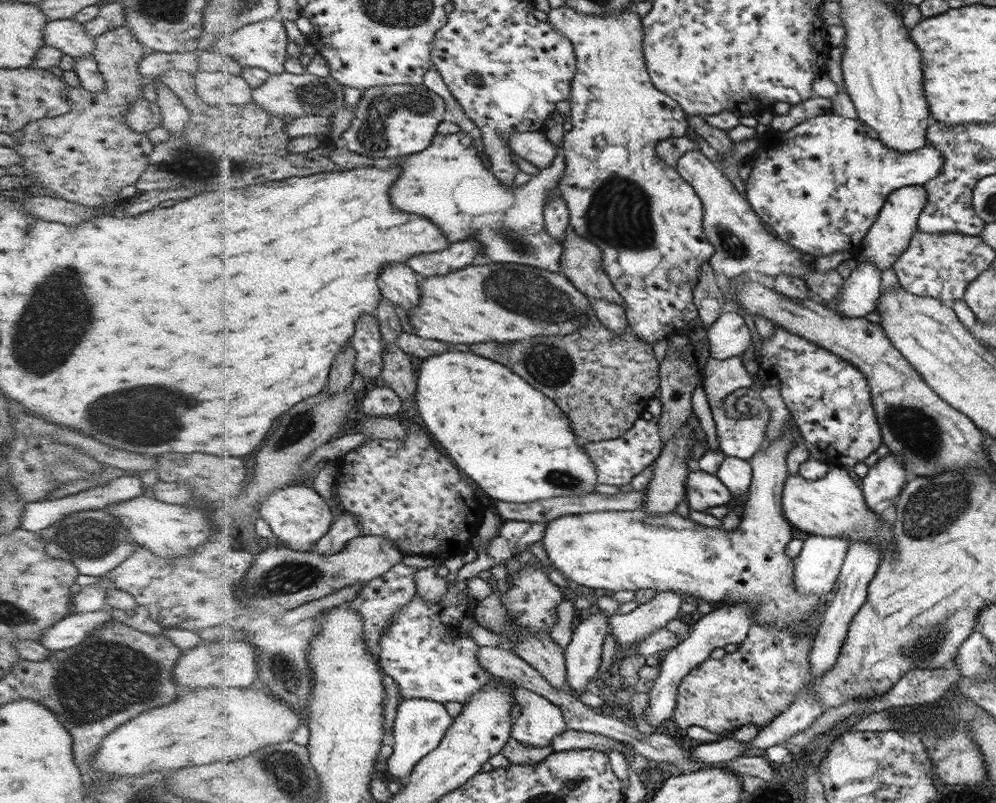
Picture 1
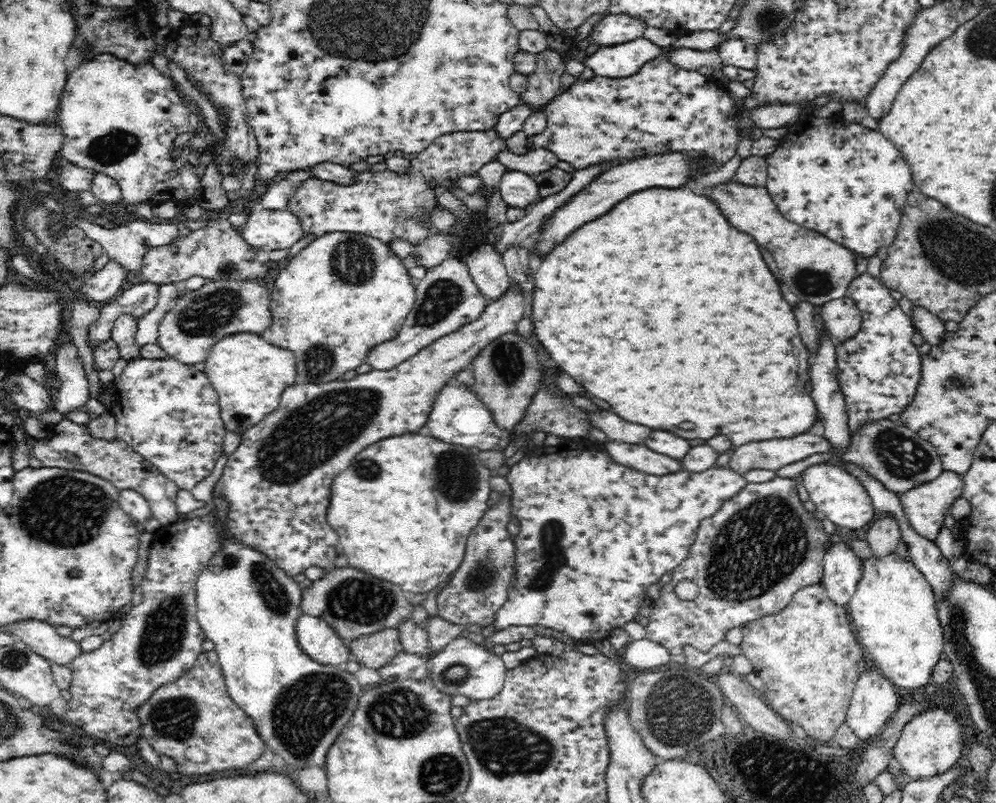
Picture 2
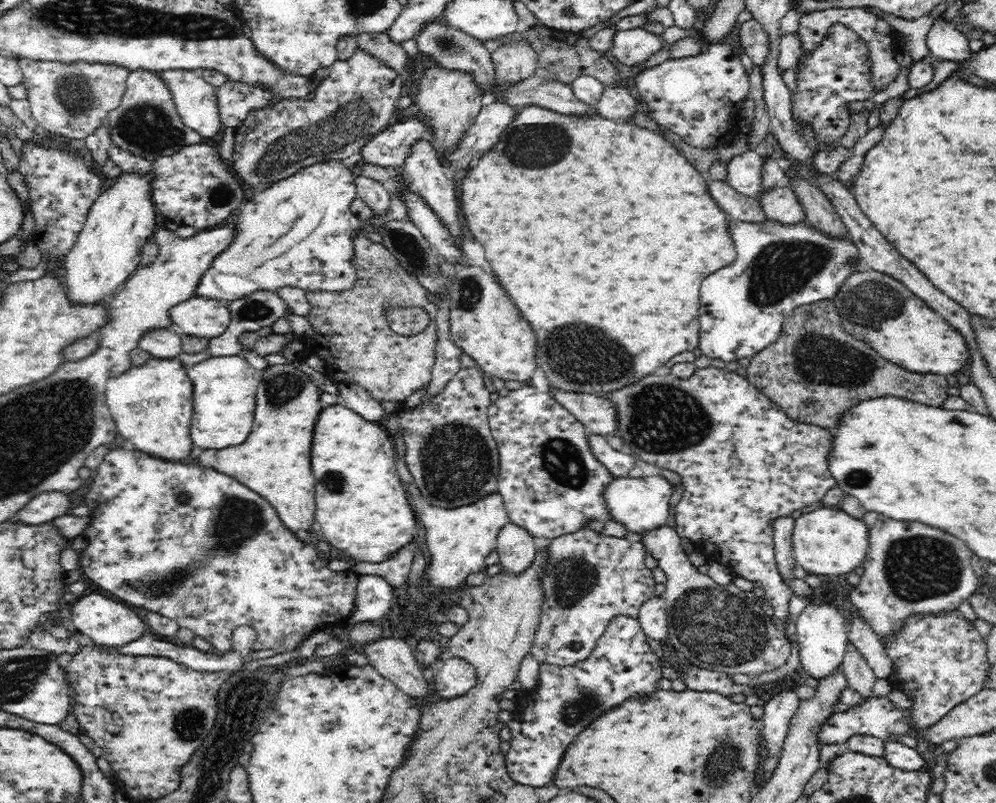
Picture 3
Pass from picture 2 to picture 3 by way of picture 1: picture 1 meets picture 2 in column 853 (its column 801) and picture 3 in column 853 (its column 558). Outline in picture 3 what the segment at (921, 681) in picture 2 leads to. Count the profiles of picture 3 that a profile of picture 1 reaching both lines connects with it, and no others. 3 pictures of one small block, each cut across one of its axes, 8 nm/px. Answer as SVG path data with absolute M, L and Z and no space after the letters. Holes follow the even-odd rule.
M823 506L800 515L795 520L791 542L797 564L808 573L819 576L840 576L862 565L868 549L868 525L842 510Z

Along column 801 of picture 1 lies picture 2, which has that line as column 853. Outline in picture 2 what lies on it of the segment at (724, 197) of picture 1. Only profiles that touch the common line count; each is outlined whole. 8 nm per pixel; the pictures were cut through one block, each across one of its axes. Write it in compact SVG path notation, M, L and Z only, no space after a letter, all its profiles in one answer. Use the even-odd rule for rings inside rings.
M740 181L720 183L720 186L712 188L710 198L718 204L720 212L736 230L754 236L756 242L772 254L780 280L800 301L823 305L829 300L846 296L849 284L856 276L855 252L818 232L789 221L778 210L765 186L745 185Z

